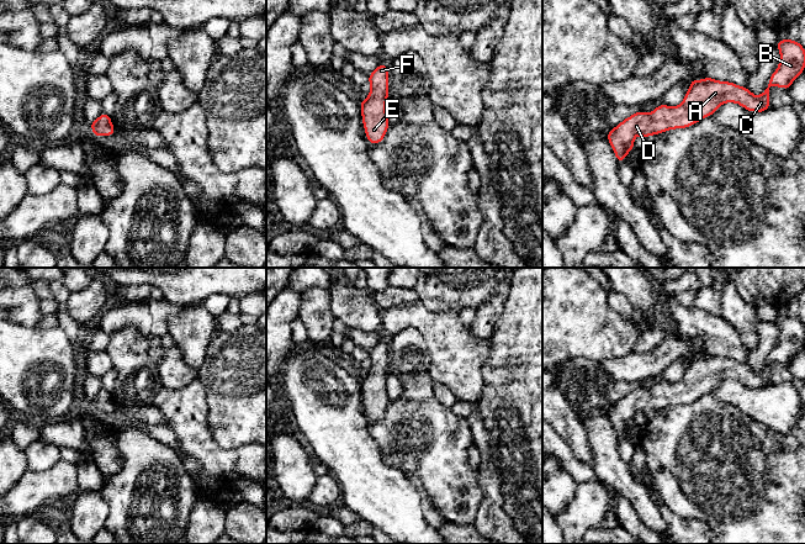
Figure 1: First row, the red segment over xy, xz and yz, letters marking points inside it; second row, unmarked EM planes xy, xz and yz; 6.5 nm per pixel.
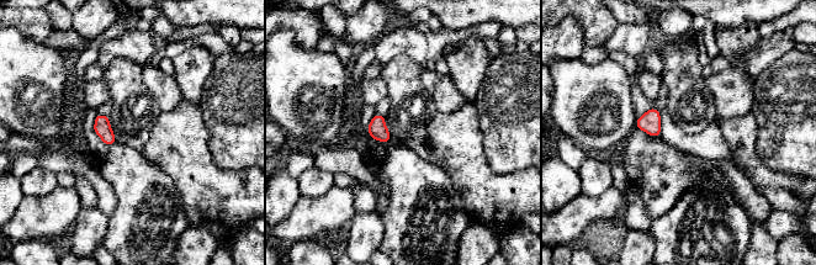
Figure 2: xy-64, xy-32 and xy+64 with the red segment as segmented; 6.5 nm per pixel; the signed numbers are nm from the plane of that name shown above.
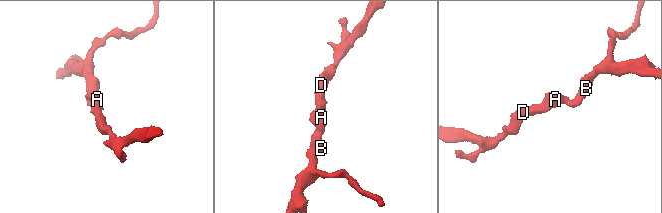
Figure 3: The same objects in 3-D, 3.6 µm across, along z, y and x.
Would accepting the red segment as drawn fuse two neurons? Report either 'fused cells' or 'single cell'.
single cell

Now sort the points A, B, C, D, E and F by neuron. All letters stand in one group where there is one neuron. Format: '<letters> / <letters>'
A B C D E F

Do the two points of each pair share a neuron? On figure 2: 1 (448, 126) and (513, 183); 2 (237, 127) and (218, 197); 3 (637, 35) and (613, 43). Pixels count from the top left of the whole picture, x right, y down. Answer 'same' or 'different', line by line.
1: same
2: different
3: same

